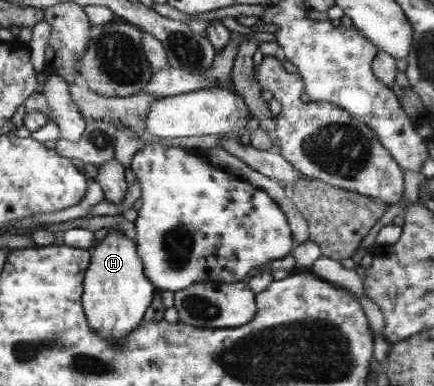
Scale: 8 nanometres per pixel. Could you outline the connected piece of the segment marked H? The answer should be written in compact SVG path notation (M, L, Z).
M110 229L99 246L92 249L91 264L85 273L84 312L88 316L89 327L97 333L97 337L108 342L116 342L137 330L155 296L151 280L143 274L144 264L141 264L142 259L133 241L122 230Z

